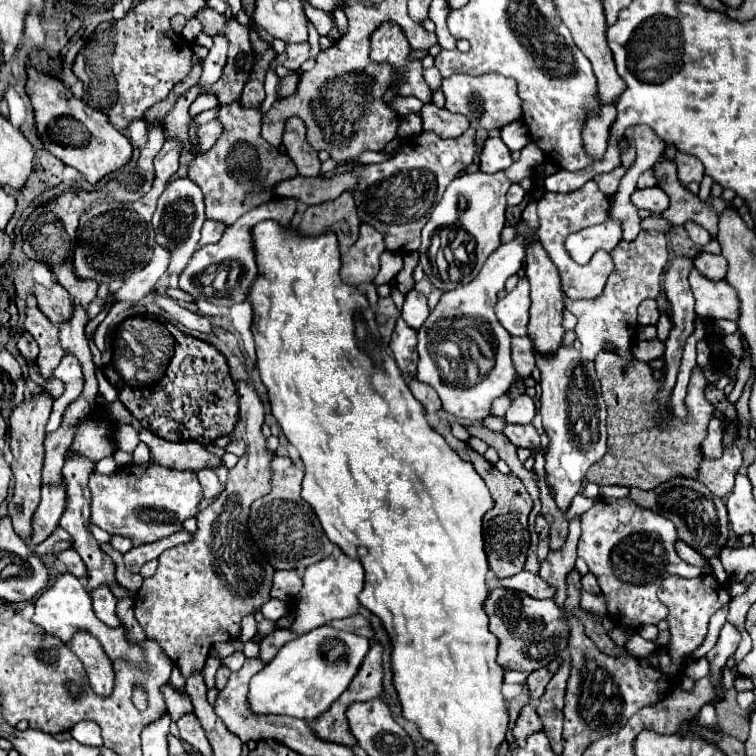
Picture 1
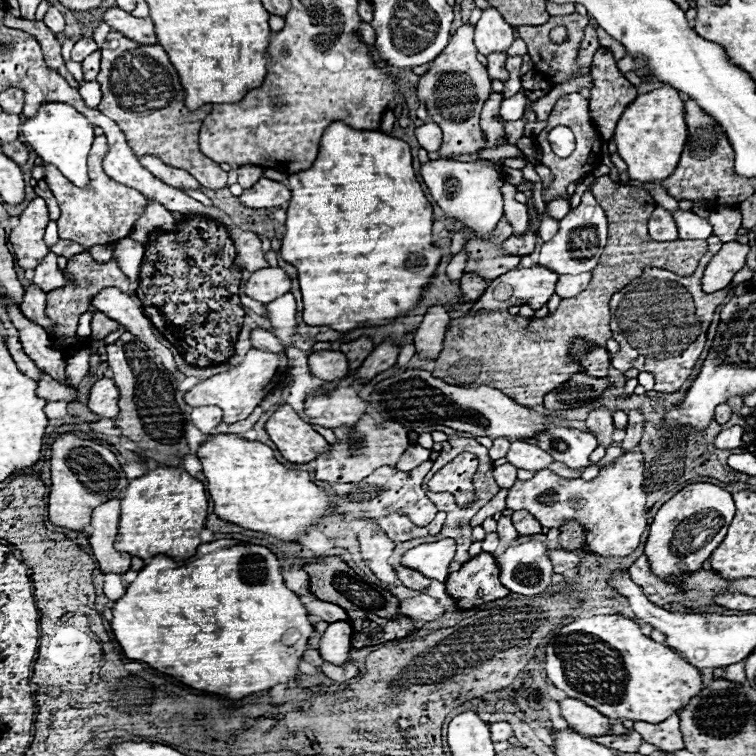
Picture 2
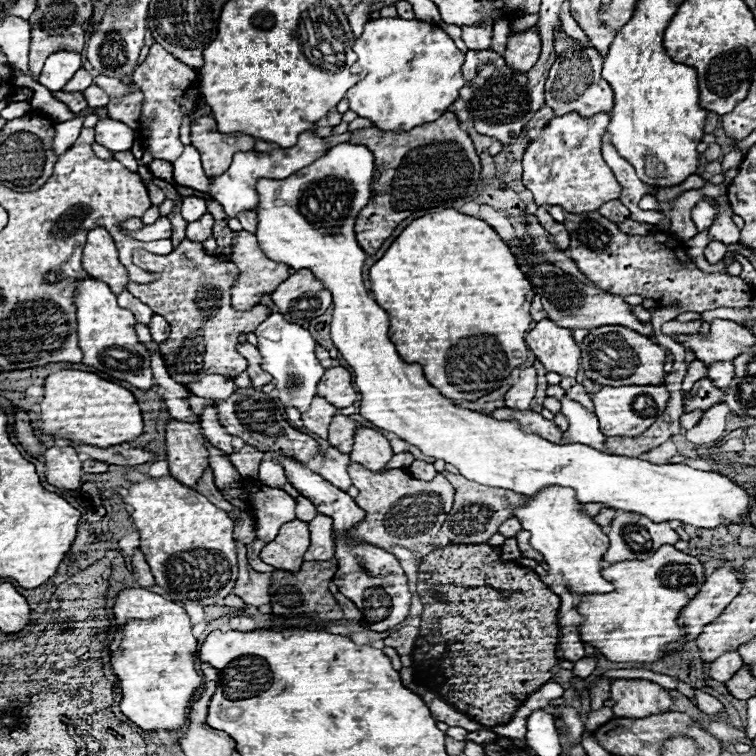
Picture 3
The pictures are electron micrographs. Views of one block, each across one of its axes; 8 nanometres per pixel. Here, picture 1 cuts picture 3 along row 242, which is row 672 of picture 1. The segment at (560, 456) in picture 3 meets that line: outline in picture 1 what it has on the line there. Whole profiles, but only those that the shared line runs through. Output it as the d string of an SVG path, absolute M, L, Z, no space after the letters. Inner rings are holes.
M320 626L280 648L276 658L250 680L248 702L256 714L288 714L314 720L348 688L368 650L368 638L332 626Z

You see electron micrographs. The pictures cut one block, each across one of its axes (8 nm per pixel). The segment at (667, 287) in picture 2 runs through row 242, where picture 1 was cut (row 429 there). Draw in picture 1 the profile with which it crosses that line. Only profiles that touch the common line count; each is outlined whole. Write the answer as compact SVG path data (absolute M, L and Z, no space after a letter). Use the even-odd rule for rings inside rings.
M712 420L708 426L708 436L702 442L702 456L710 460L718 460L722 456L722 422Z

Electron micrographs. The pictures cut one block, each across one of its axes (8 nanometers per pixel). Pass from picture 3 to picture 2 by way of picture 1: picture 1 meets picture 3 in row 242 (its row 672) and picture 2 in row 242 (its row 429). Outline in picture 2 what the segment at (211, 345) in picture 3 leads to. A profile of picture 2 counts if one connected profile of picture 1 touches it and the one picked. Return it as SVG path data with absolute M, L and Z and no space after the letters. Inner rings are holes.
M242 232L238 236L238 242L236 242L236 248L238 248L238 266L246 272L254 272L258 268L266 268L268 262L264 258L264 252L262 252L262 242L258 238L258 234L254 232Z

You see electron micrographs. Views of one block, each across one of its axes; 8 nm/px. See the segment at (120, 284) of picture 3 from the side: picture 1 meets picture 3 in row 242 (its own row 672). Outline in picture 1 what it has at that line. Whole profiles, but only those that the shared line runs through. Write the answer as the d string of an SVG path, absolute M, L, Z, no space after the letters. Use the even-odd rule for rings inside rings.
M78 632L70 642L70 650L84 664L92 690L98 696L110 696L114 688L114 670L112 660L102 650L102 644L88 632Z

